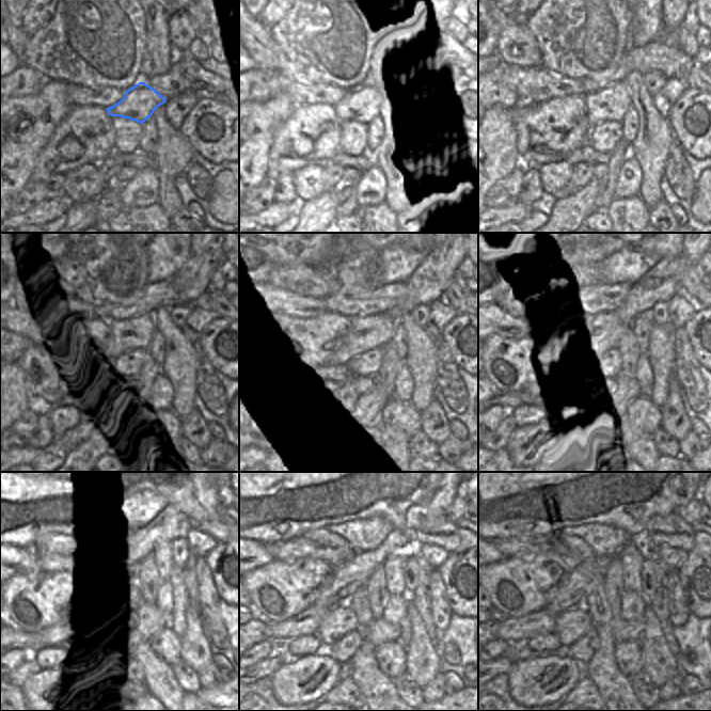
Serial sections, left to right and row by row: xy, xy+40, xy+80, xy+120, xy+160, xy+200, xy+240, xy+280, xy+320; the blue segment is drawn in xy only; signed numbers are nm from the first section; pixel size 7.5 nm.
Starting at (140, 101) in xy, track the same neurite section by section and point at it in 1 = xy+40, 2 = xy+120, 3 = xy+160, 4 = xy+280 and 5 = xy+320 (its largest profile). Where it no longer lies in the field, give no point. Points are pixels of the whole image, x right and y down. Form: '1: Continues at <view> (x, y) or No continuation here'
1: Continues at xy+40 (368, 104)
2: Continues at xy+120 (122, 337)
3: Continues at xy+160 (361, 337)
4: Continues at xy+280 (300, 547)
5: Continues at xy+320 (550, 542)

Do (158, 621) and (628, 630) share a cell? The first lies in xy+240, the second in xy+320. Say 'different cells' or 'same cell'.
different cells

